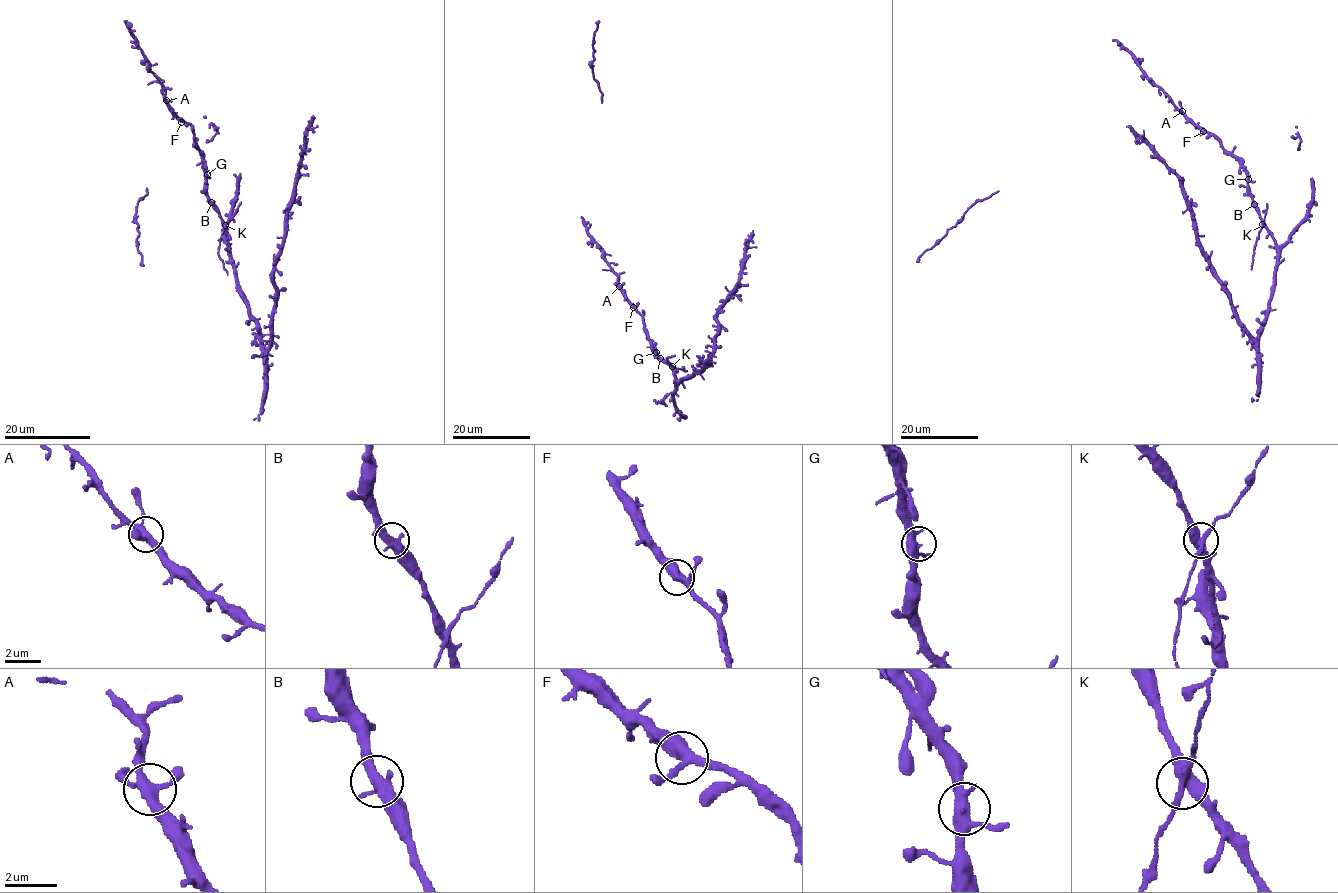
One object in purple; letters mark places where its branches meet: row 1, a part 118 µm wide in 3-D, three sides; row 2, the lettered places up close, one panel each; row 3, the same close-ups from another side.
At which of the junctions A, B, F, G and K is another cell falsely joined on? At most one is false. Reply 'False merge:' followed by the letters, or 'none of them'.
False merge: none of them

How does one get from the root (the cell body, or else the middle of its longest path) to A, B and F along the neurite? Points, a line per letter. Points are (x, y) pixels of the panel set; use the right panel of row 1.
A: (1247, 180), (1245, 168), (1217, 139), (1196, 126), (1182, 111)
B: (1247, 180), (1247, 192), (1254, 204)
F: (1247, 180), (1245, 168), (1217, 139), (1203, 131)

